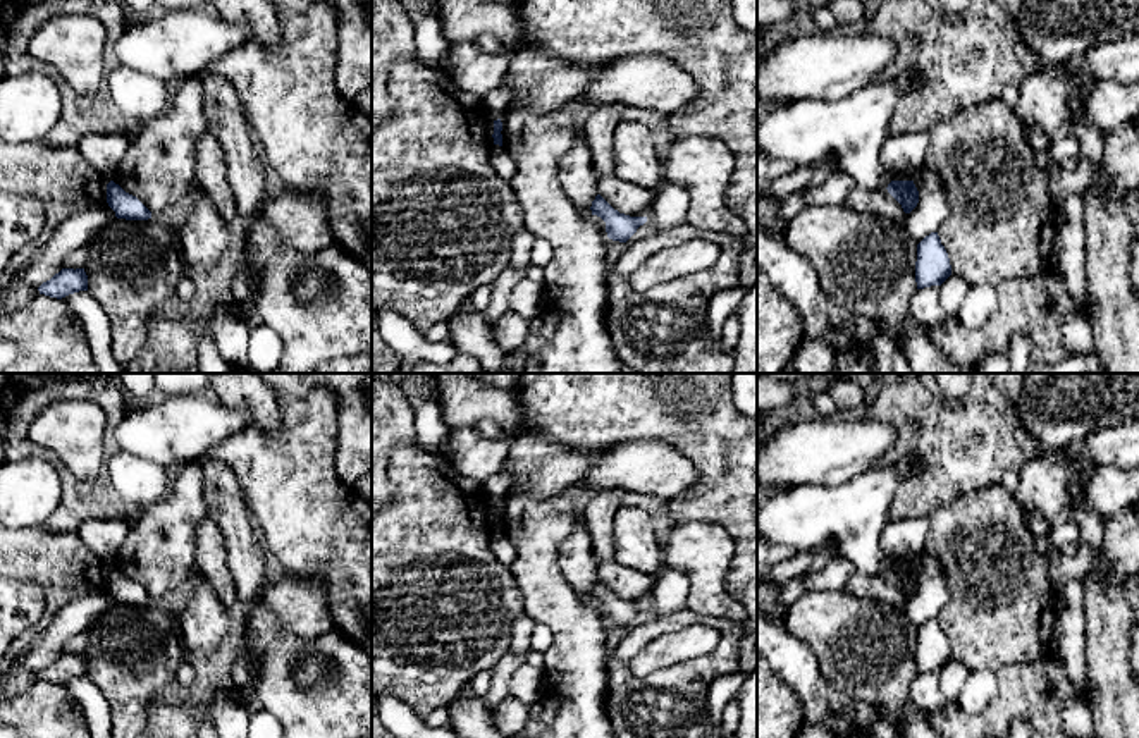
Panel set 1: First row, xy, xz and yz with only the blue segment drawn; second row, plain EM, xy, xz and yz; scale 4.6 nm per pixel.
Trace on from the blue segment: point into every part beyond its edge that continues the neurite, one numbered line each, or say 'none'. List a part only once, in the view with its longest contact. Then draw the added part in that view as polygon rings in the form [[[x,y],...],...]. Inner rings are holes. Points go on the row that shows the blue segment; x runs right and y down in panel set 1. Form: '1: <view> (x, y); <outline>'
none

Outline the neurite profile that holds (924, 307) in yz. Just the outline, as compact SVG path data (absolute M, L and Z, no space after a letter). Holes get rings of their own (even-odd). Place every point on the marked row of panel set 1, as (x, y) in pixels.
M939 287L917 289L910 299L910 315L924 327L943 327L950 317L939 304Z

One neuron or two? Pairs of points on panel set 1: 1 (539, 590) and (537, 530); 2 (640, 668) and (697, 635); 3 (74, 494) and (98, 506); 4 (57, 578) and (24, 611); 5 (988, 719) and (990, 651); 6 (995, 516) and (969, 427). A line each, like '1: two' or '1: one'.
1: one
2: one
3: one
4: two
5: two
6: two

